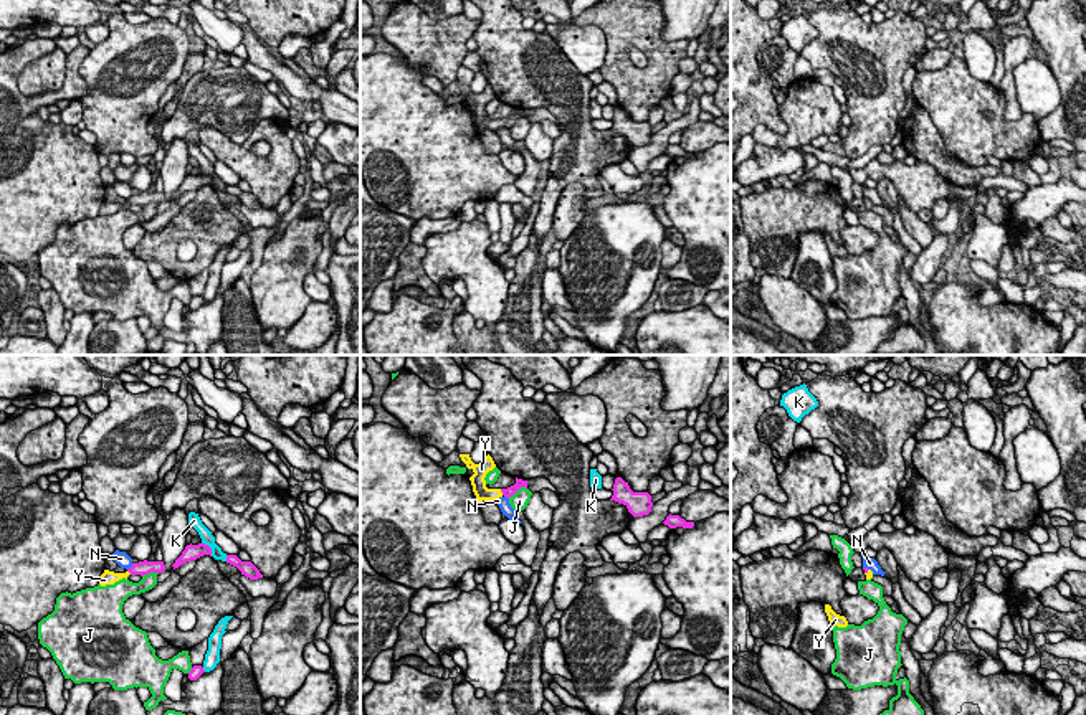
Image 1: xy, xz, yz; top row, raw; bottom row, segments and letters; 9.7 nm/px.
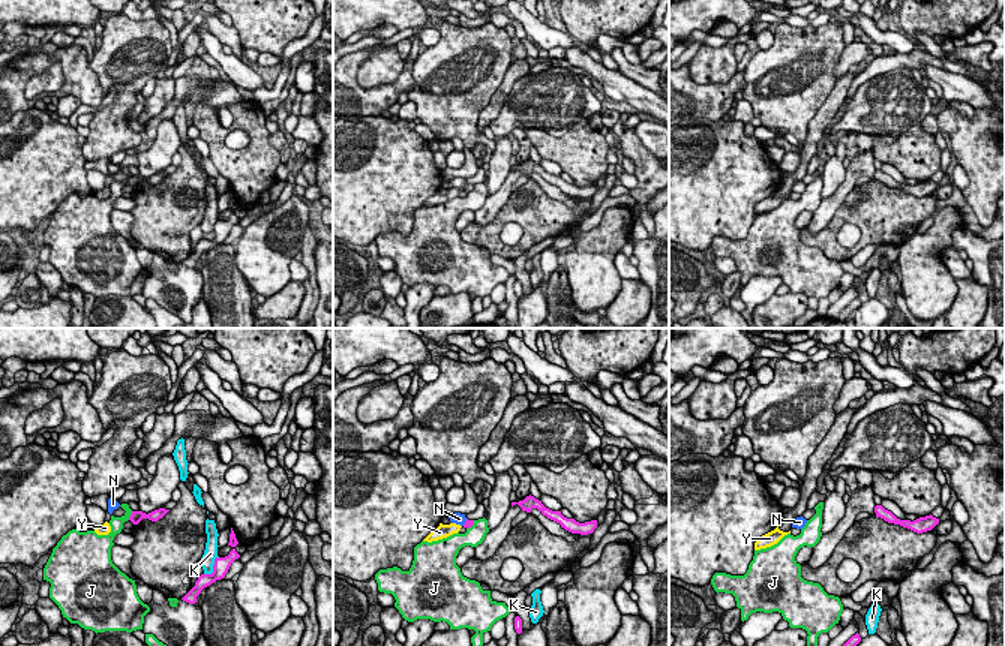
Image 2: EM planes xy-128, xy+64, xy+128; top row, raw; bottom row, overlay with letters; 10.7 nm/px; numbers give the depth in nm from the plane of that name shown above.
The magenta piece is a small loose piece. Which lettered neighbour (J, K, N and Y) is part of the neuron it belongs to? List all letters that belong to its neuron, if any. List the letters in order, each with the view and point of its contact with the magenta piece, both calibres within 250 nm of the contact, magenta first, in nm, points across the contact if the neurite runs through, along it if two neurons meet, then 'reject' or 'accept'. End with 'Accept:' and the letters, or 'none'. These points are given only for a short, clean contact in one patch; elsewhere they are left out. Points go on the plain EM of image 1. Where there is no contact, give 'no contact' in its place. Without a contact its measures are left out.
J: meets magenta in xz at (516, 121); 100 nm thick on the magenta side, 170 nm on the other; reject
K: meets magenta in xy at (210, 179); 160 nm thick on the magenta side, 120 nm on the other; reject
N: meets magenta in xy at (131, 197); 130 nm thick on the magenta side, 140 nm on the other; border along xy (133, 194), (128, 200); reject
Y: meets magenta in xz at (501, 121); 100 nm thick on the magenta side, 140 nm on the other; runs through xz (508, 123), (501, 121), (488, 123), (478, 113); accept
Accept: Y

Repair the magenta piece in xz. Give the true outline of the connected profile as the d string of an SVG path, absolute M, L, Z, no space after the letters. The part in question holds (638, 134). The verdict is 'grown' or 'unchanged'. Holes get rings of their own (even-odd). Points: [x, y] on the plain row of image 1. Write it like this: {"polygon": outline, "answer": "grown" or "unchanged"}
{"polygon": "M622 107L615 109L610 130L623 134L633 147L643 147L651 142L653 132L648 122L633 122Z", "answer": "unchanged"}

